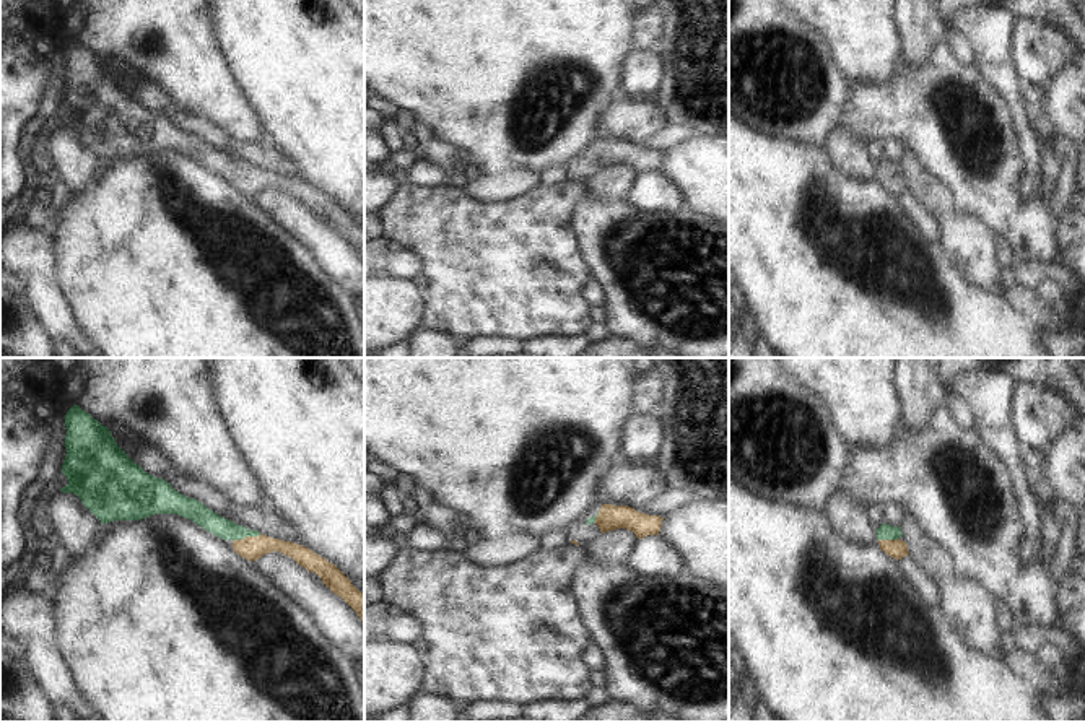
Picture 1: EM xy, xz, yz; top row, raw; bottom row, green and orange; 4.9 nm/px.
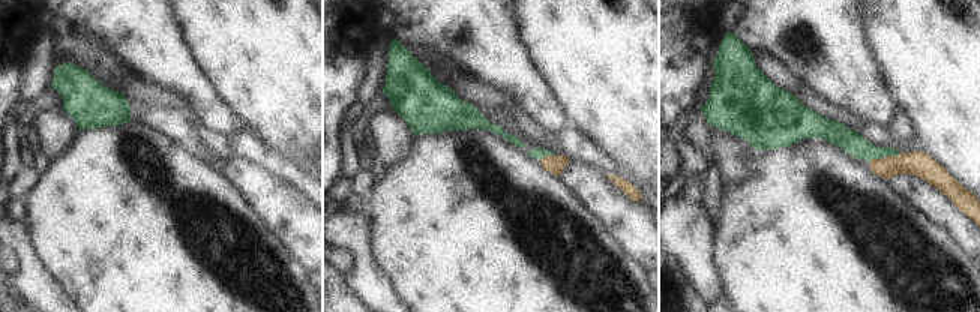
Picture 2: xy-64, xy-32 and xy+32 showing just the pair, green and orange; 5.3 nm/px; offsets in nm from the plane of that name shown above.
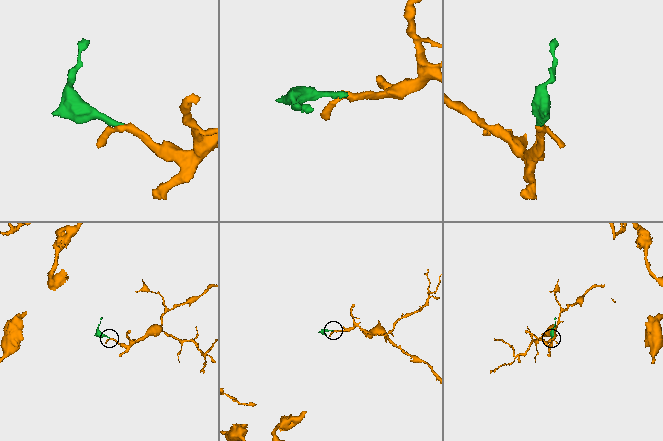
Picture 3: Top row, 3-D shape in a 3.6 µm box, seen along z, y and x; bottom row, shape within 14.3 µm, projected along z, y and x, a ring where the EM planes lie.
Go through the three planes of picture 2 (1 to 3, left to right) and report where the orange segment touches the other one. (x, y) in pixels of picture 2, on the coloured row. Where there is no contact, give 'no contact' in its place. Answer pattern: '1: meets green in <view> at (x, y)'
1: no contact
2: meets green in xy-32 at (547, 155)
3: meets green in xy+32 at (884, 156)

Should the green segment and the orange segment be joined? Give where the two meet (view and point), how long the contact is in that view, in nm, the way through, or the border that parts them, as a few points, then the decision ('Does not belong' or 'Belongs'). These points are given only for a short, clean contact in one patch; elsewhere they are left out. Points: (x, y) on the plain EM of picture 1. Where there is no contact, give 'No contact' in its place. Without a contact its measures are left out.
Touches green at xy (246, 171). Shared border 150 nm. Path across: xy (200, 150), (228, 166), (246, 171), (251, 184). Belongs.

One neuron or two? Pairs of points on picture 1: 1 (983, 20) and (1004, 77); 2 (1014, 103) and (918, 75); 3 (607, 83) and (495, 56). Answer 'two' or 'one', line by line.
1: one
2: two
3: one

